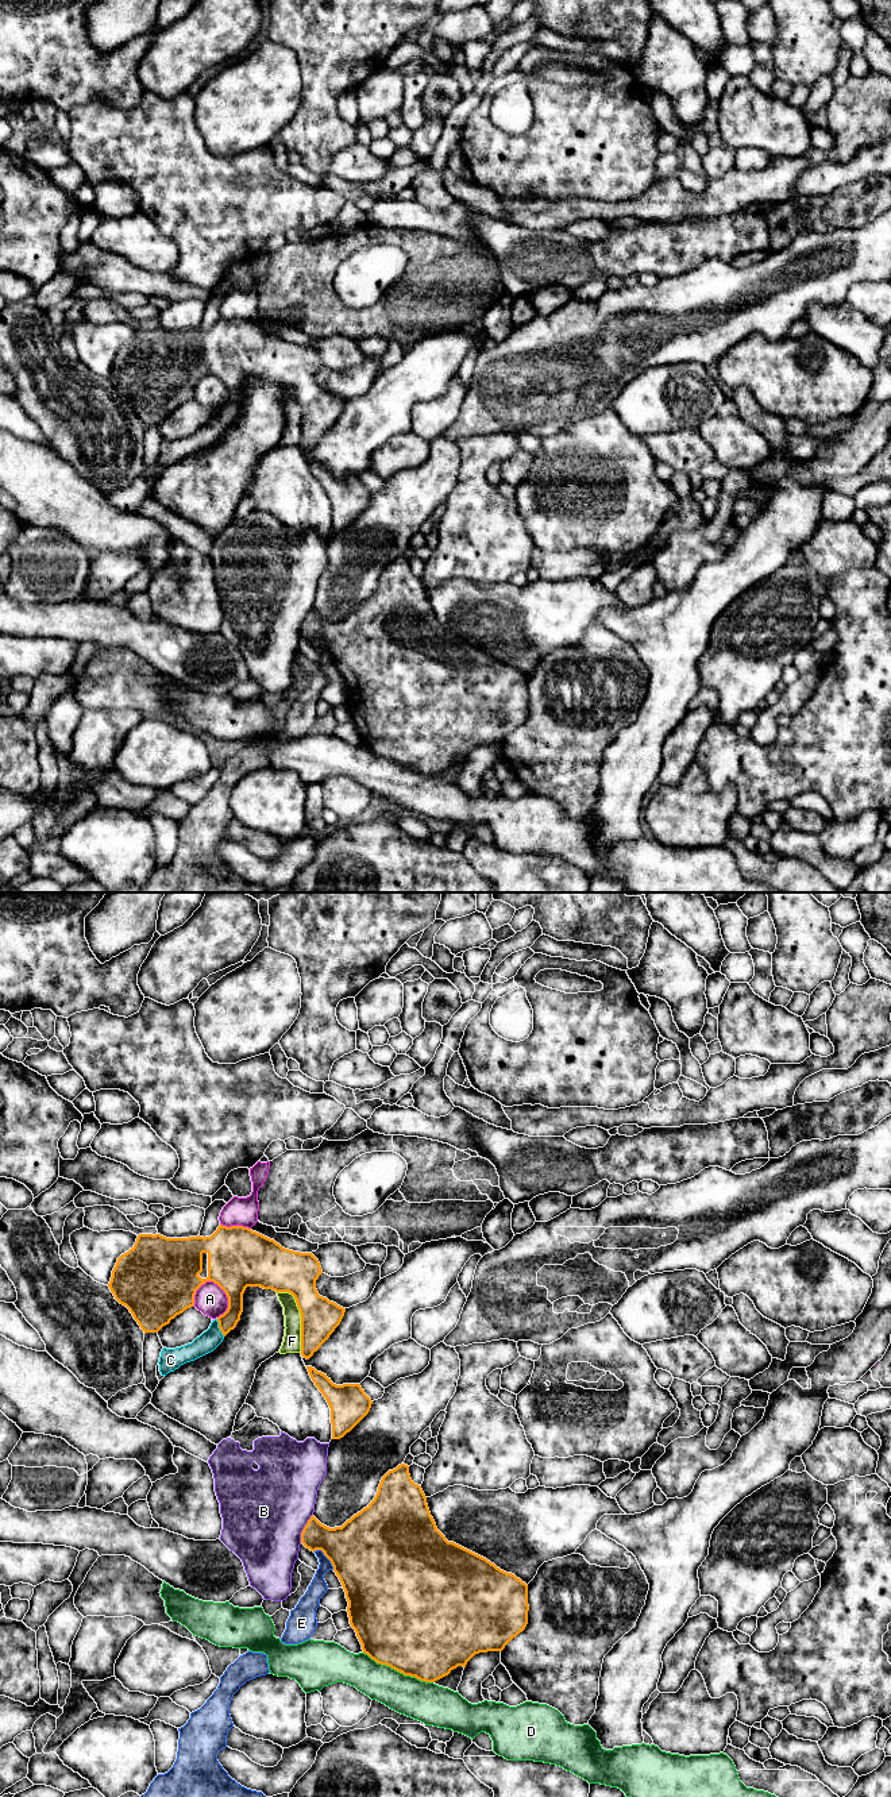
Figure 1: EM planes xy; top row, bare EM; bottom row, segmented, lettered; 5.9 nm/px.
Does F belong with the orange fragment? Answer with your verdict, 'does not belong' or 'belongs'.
does not belong

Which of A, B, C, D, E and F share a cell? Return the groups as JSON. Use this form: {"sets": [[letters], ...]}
{"sets": [["A"], ["B", "F"], ["C"], ["D"], ["E"]]}

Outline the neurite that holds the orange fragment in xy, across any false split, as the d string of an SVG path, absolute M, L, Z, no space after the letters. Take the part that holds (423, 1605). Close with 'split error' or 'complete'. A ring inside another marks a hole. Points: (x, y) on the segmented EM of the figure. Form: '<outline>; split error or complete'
M405 1464L398 1465L396 1469L389 1470L381 1480L378 1492L374 1500L354 1515L342 1527L329 1528L321 1524L313 1515L305 1524L301 1532L301 1543L310 1551L321 1550L331 1561L333 1572L339 1577L346 1599L348 1601L347 1612L350 1624L355 1630L356 1636L362 1644L362 1650L377 1663L390 1666L392 1669L402 1673L404 1675L416 1677L420 1681L435 1682L448 1675L458 1666L466 1667L467 1662L479 1653L502 1651L505 1646L522 1632L528 1624L528 1585L512 1573L506 1573L497 1567L486 1558L454 1543L448 1542L446 1536L437 1530L433 1518L431 1516L427 1497L420 1485L414 1484L409 1474L409 1466Z; complete

